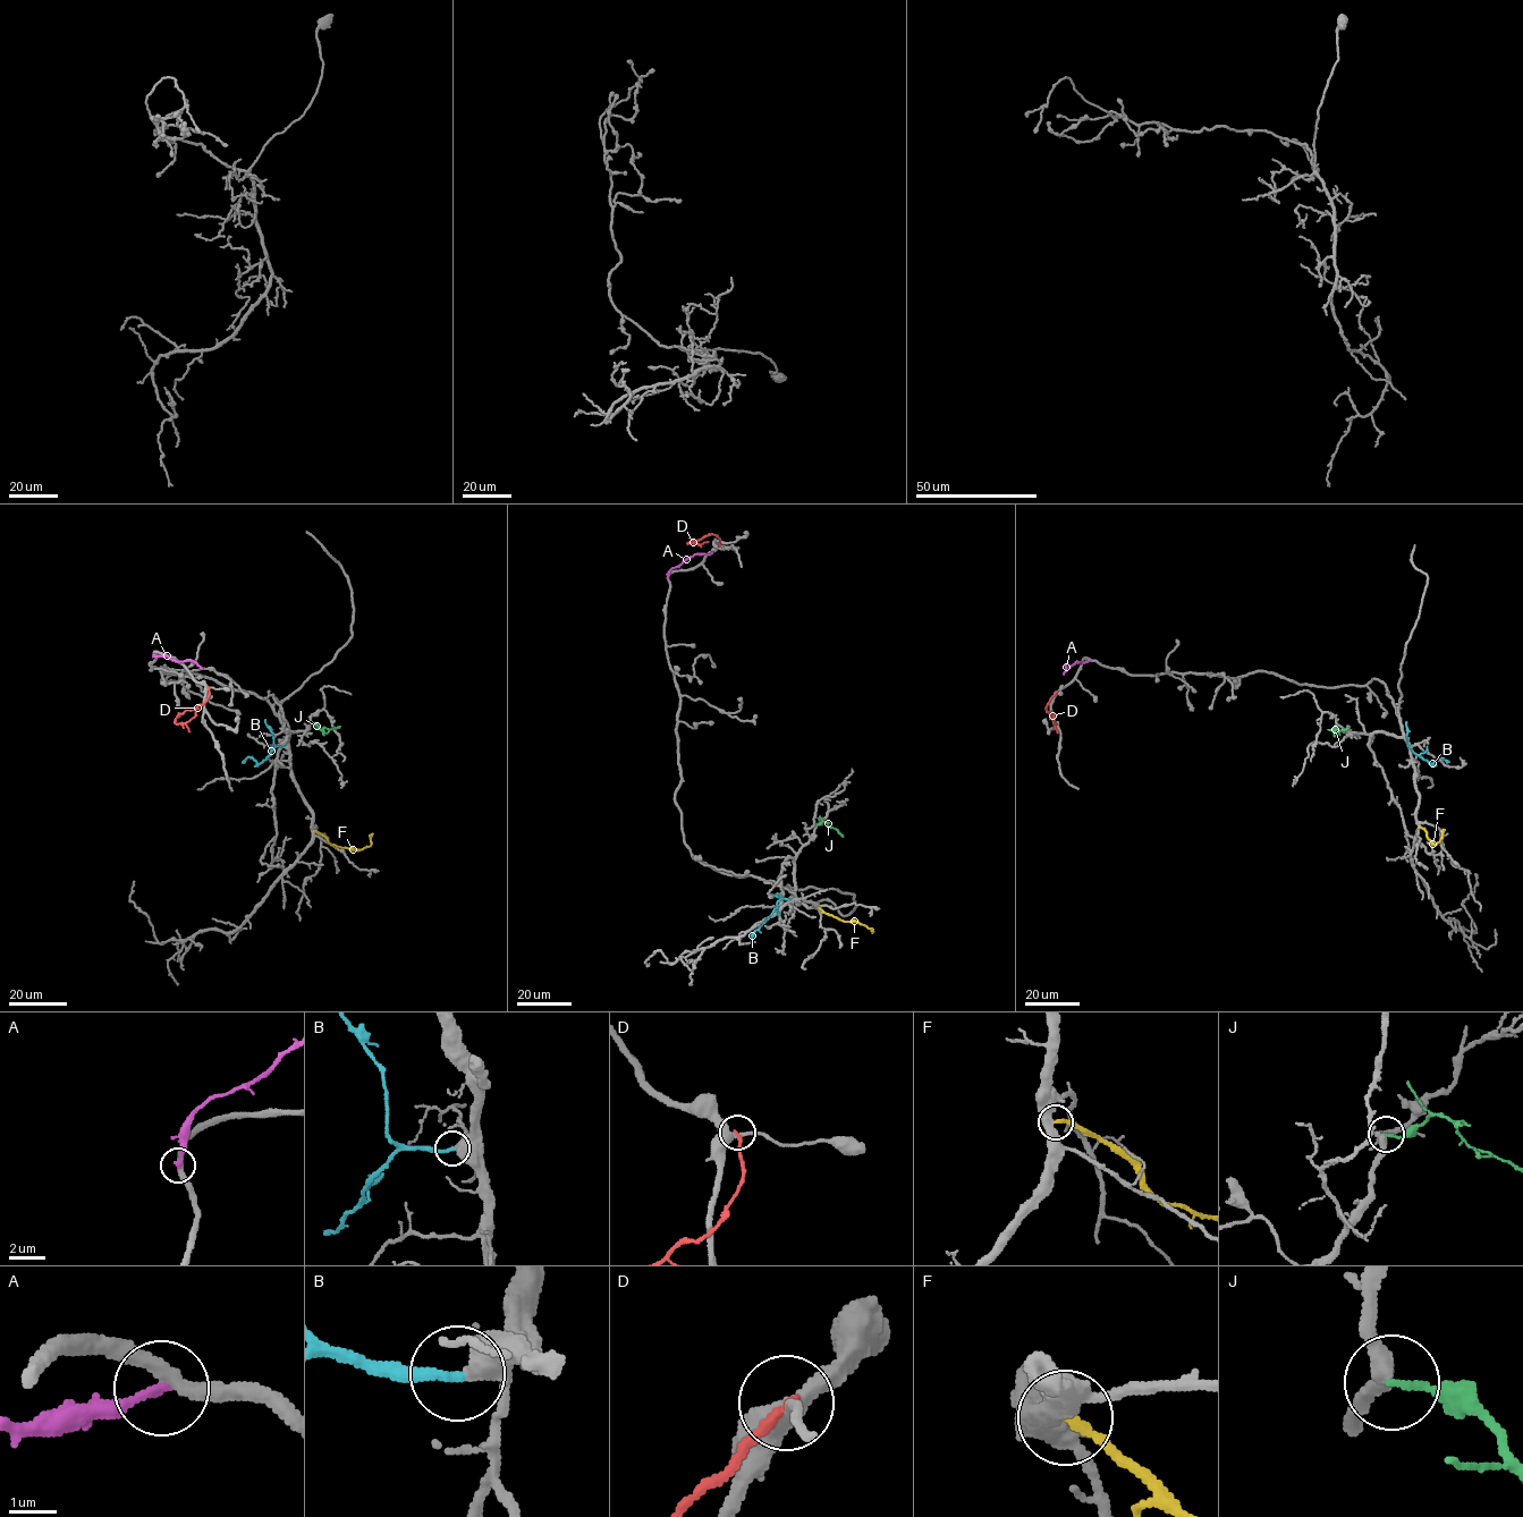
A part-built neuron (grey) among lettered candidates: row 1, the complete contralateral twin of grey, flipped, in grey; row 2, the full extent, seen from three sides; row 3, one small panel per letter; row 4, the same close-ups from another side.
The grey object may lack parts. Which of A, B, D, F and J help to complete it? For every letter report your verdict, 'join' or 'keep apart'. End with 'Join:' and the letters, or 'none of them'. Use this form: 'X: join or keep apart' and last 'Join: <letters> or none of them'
A: keep apart
B: join
D: keep apart
F: keep apart
J: join
Join: B, J

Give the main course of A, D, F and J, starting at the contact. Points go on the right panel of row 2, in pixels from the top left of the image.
A: (1090, 660), (1065, 666), (1063, 675)
D: (1057, 692), (1046, 709), (1051, 713), (1055, 726), (1054, 713)
F: (1419, 827), (1435, 844), (1439, 841), (1443, 829)
J: (1336, 726), (1334, 732), (1347, 728)

